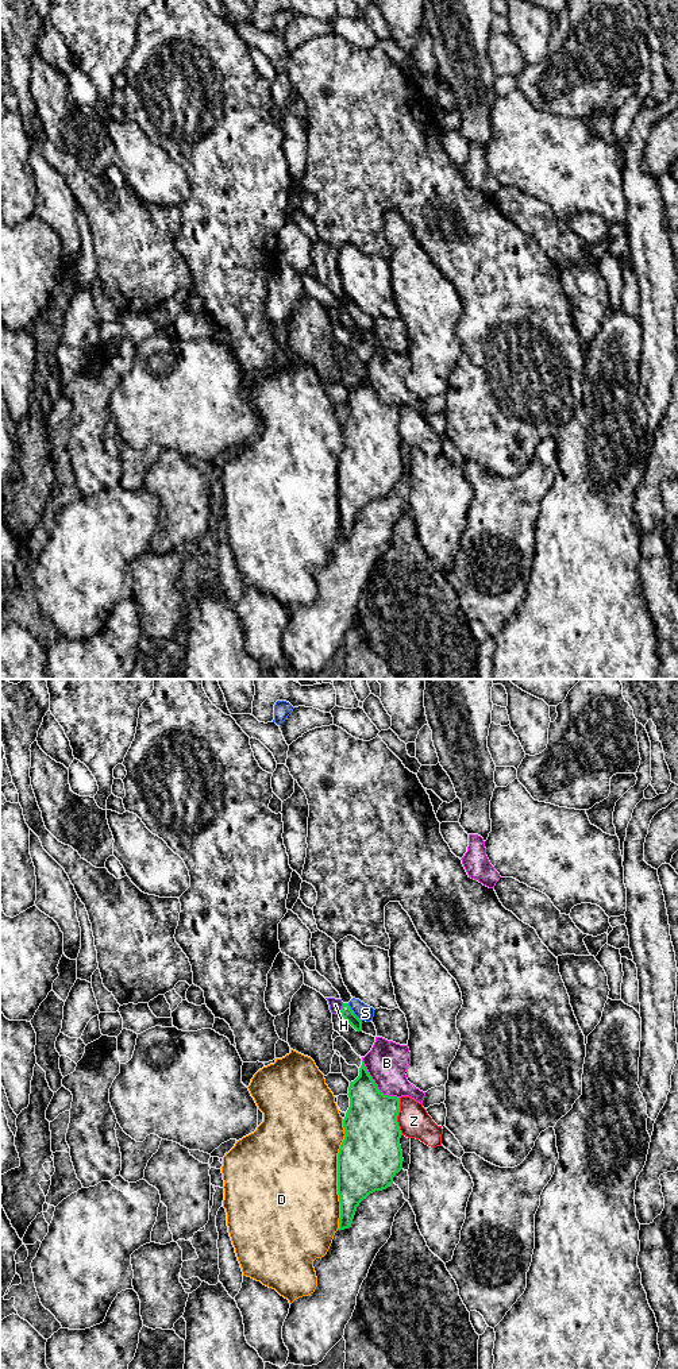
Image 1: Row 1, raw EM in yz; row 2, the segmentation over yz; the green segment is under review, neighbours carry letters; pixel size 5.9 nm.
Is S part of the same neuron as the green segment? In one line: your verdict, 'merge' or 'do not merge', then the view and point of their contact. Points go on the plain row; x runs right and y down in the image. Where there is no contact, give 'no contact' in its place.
do not merge | yz (353, 321)

